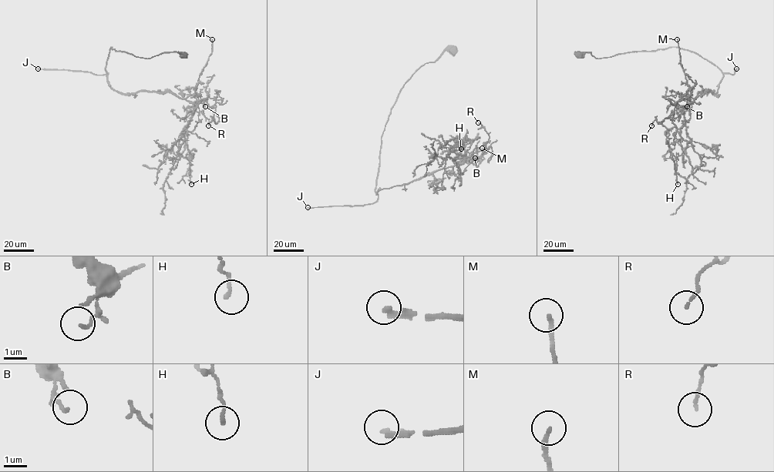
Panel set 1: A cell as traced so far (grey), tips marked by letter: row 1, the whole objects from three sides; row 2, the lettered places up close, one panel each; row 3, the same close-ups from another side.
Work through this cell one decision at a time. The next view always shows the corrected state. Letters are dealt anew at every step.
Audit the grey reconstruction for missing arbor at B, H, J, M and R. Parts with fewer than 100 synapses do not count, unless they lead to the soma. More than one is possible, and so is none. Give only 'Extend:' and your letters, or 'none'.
Extend: J

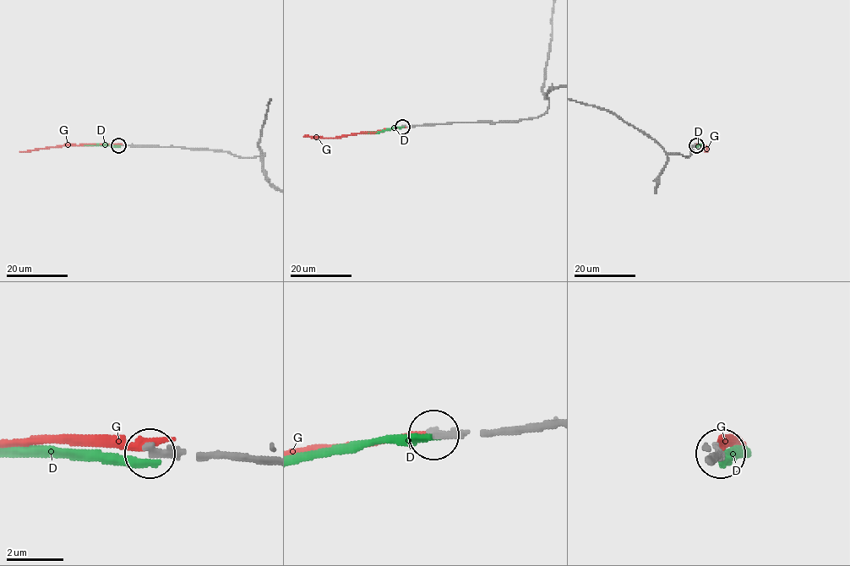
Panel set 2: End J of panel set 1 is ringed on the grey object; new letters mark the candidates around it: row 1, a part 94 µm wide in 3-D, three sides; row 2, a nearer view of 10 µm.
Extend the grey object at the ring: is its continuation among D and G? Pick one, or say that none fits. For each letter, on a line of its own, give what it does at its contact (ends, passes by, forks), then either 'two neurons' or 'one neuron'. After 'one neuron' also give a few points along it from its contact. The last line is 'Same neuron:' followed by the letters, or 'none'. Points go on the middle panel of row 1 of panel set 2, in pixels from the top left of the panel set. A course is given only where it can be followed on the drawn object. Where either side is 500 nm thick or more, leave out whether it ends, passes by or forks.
D: it ends; two neurons
G: it ends; two neurons
Same neuron: none

